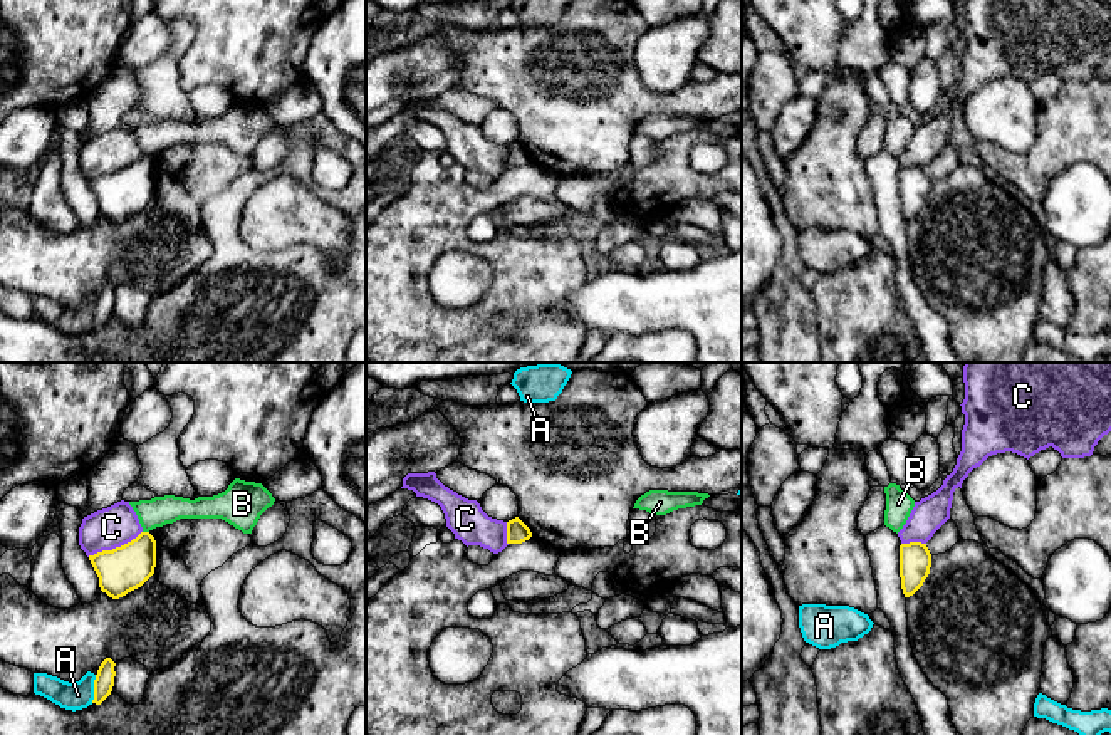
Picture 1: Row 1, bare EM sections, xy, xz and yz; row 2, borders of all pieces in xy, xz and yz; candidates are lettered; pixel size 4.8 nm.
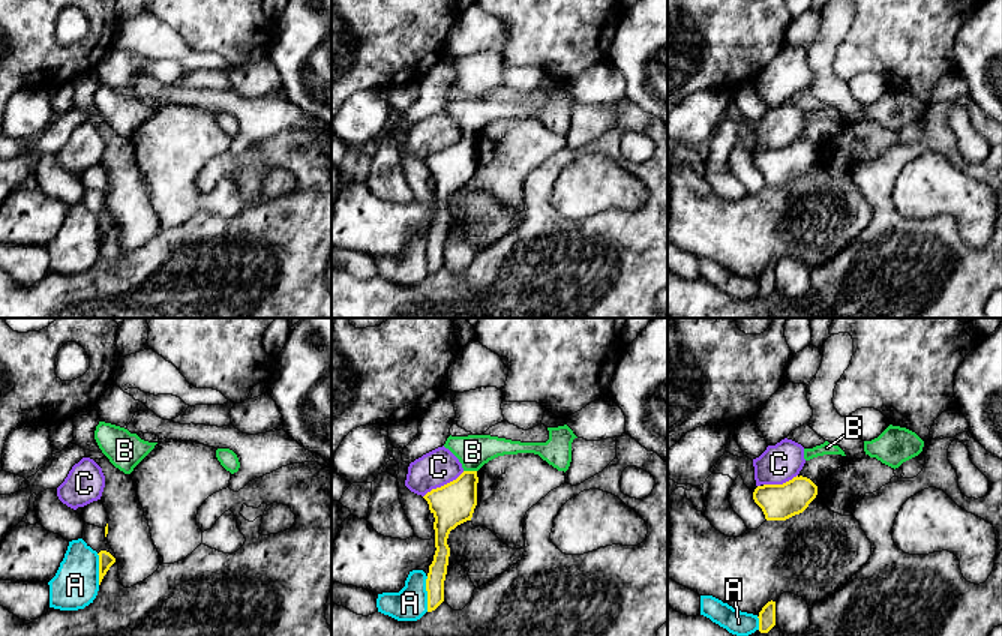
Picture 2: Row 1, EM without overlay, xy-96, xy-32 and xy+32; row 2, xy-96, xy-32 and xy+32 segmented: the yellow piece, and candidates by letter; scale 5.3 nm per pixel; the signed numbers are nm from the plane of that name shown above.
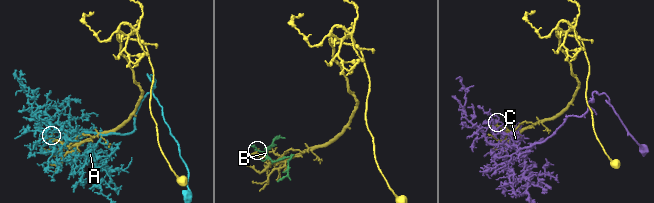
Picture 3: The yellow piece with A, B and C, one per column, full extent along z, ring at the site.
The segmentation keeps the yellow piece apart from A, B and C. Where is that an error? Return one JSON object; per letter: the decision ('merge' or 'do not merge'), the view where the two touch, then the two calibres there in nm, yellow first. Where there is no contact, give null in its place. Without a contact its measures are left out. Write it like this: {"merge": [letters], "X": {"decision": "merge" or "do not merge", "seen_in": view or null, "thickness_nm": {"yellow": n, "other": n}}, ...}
{"merge": [], "A": {"decision": "do not merge", "seen_in": "xy", "thickness_nm": {"yellow": 100, "other": 130}}, "B": {"decision": "do not merge", "seen_in": "xy", "thickness_nm": {"yellow": 220, "other": 140}}, "C": {"decision": "do not merge", "seen_in": "xy", "thickness_nm": {"yellow": 220, "other": 200}}}

